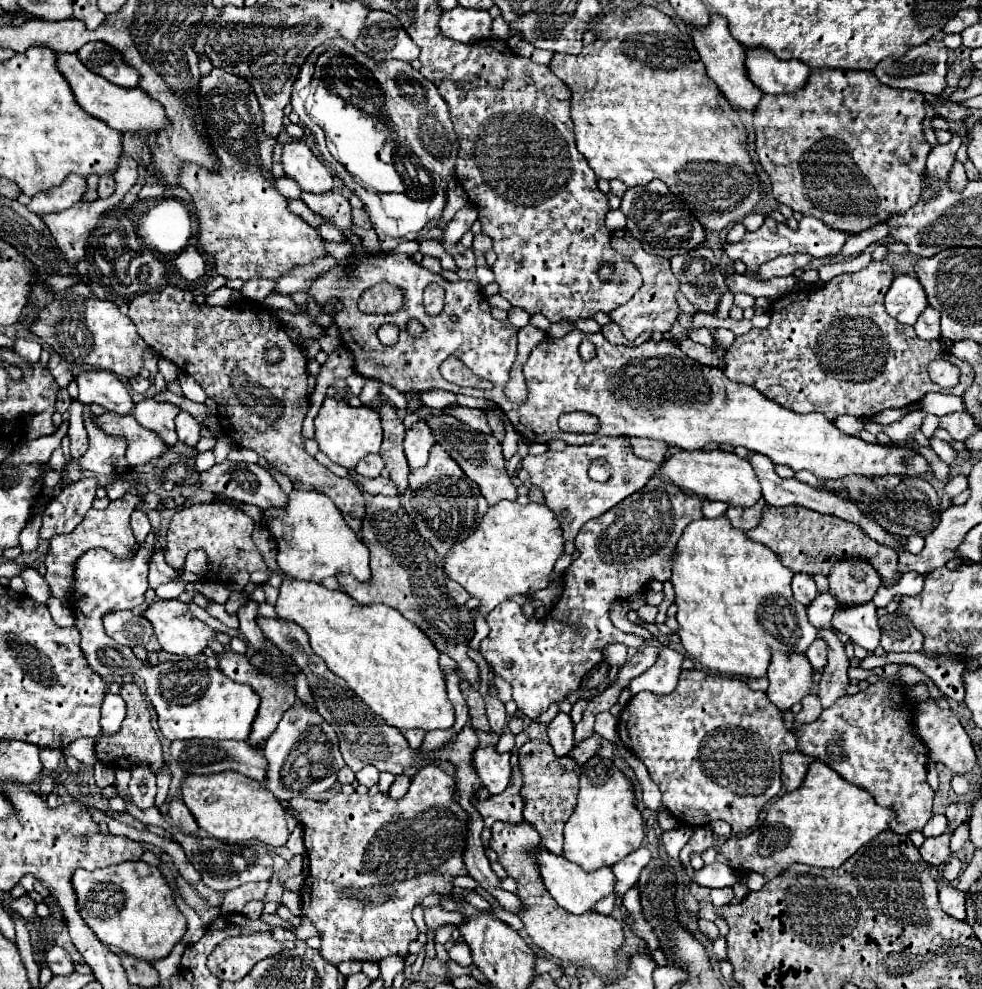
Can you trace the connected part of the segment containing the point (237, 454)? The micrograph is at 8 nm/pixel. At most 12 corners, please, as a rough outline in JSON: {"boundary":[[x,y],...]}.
{"boundary":[[237,448],[227,458],[235,462],[257,463],[259,455]]}

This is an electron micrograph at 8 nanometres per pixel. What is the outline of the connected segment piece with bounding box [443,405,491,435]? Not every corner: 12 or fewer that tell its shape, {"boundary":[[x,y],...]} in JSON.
{"boundary":[[461,405],[445,407],[459,421],[491,435],[487,417],[481,409]]}

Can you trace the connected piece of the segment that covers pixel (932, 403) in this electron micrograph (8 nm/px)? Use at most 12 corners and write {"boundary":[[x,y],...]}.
{"boundary":[[927,393],[921,409],[933,415],[963,411],[963,399]]}

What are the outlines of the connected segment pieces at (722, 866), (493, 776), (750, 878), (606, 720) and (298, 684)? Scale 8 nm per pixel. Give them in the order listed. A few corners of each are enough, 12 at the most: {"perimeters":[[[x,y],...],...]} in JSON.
{"perimeters":[[[725,861],[693,875],[703,887],[731,887],[741,875]],[[477,749],[473,767],[491,795],[505,791],[511,753]],[[757,871],[745,875],[749,891],[759,891],[765,885],[765,877]],[[609,712],[596,716],[594,731],[613,744],[618,722]],[[297,671],[295,691],[297,699],[315,707],[315,701],[309,693],[307,679]]]}

